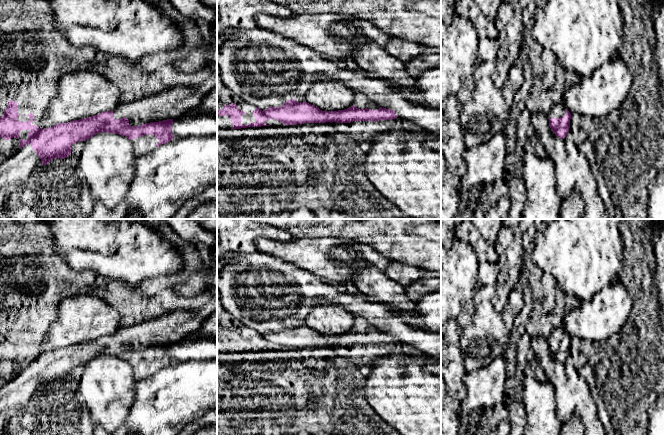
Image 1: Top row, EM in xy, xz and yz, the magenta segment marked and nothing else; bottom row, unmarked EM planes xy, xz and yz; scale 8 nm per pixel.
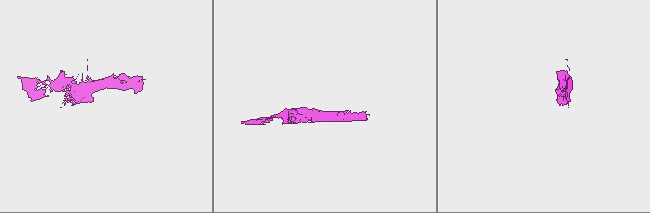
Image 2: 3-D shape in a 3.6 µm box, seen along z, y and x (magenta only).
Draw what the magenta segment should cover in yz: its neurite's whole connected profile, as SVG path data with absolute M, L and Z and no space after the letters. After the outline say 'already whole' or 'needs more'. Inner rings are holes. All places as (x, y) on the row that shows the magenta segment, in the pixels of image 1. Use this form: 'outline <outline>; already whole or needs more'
outline M560 102L551 107L547 115L549 117L549 126L553 133L557 137L564 139L570 128L571 113Z; needs more

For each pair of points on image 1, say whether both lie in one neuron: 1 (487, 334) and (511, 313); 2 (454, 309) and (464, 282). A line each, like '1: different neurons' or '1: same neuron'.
1: same neuron
2: same neuron

